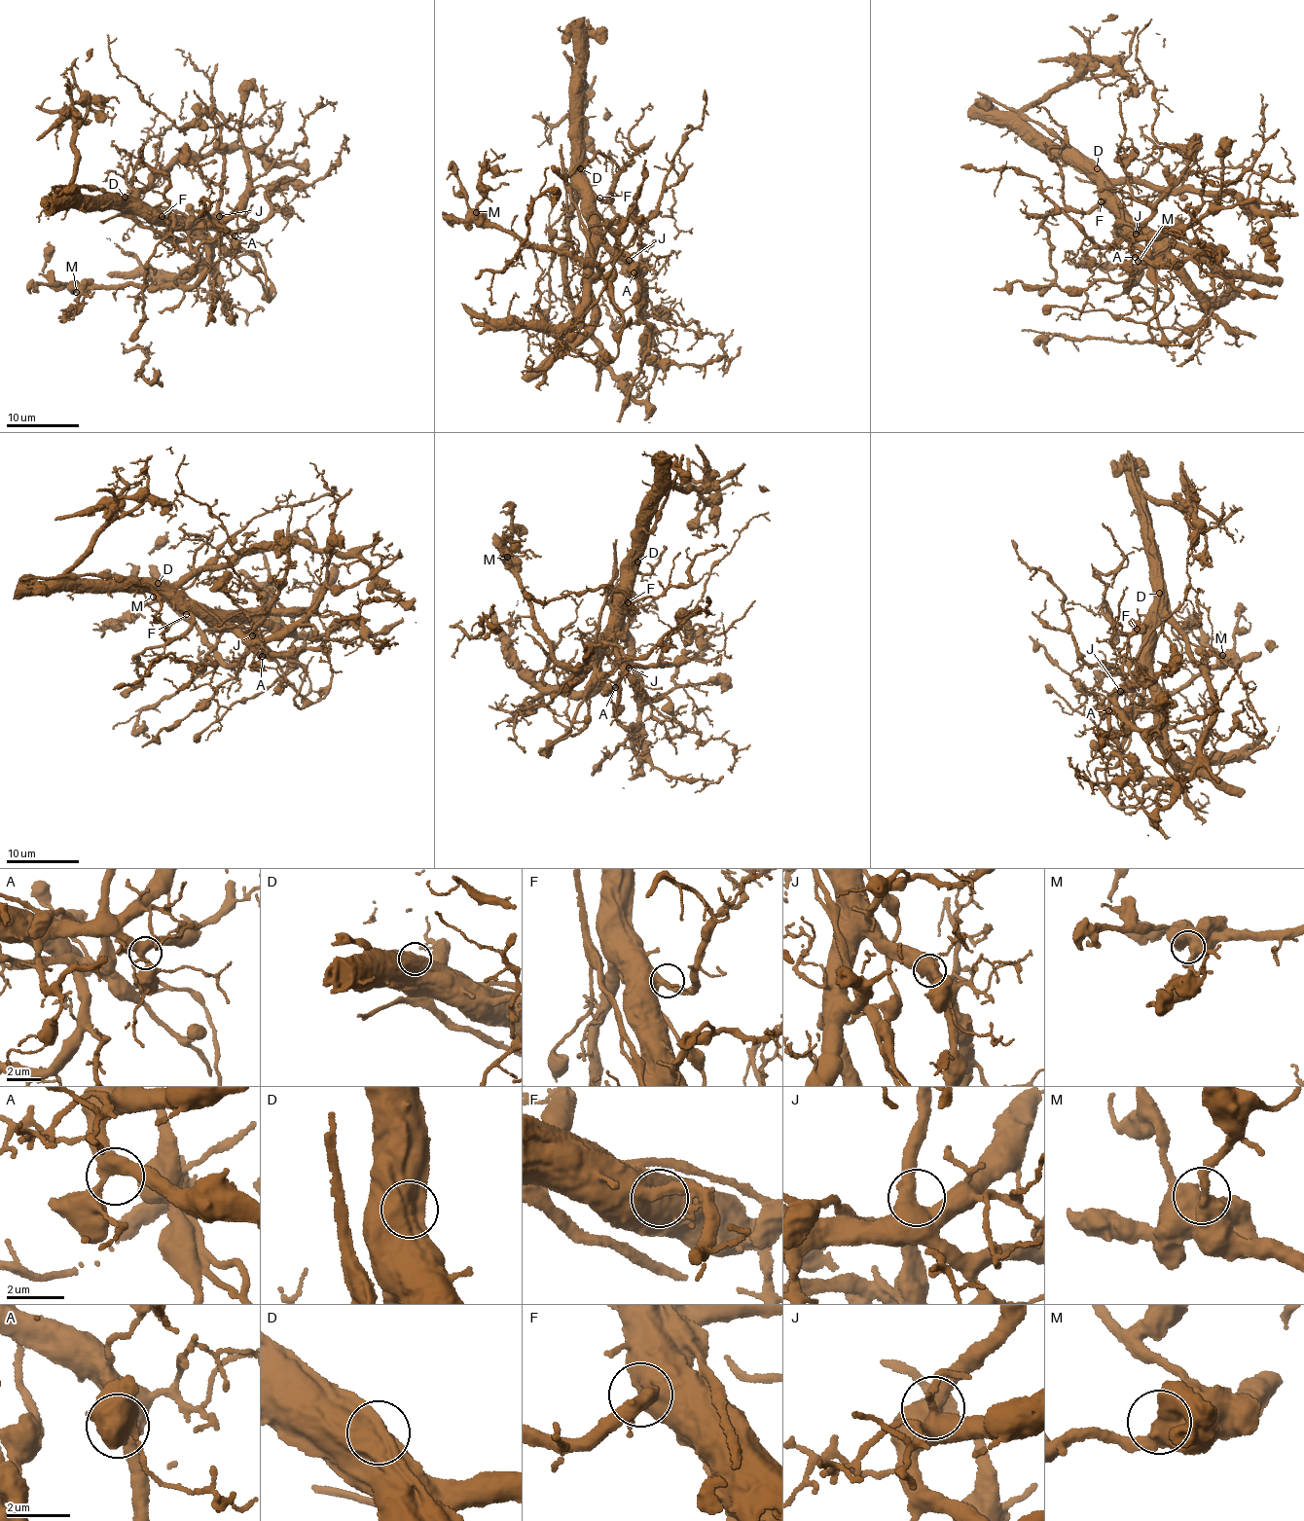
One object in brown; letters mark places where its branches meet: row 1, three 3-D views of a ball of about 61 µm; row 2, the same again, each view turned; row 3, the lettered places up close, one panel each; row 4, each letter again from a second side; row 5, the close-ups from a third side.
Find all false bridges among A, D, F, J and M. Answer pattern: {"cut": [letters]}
{"cut": ["D"]}

